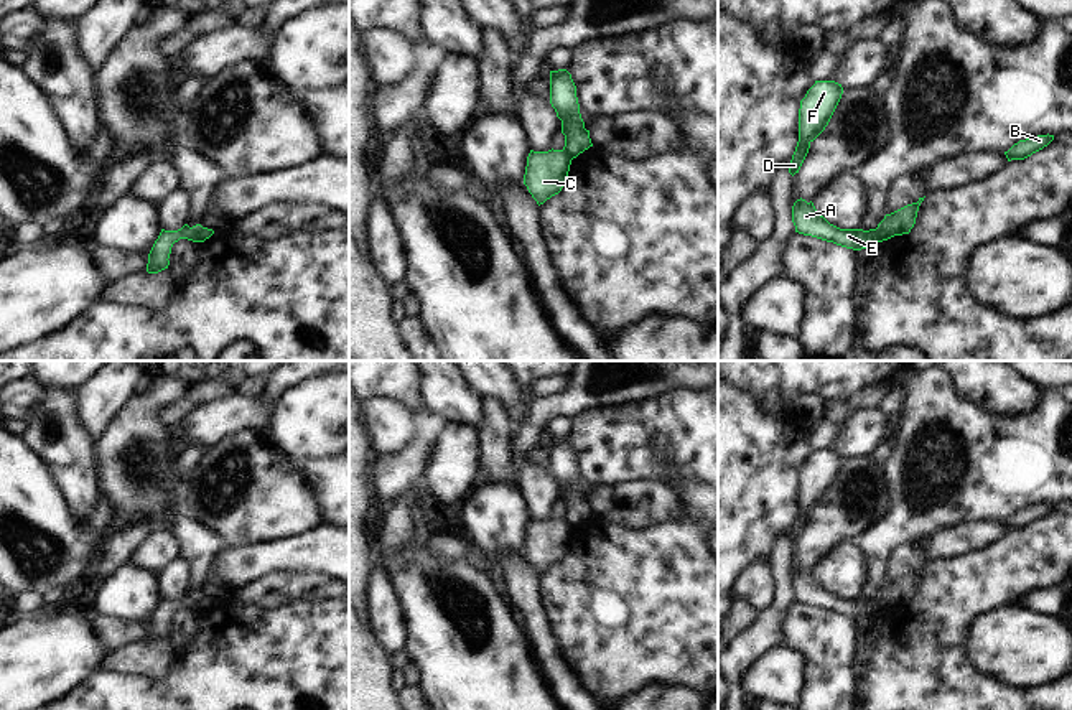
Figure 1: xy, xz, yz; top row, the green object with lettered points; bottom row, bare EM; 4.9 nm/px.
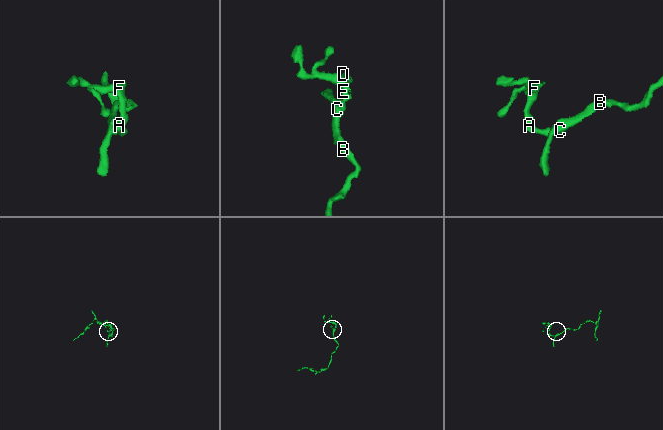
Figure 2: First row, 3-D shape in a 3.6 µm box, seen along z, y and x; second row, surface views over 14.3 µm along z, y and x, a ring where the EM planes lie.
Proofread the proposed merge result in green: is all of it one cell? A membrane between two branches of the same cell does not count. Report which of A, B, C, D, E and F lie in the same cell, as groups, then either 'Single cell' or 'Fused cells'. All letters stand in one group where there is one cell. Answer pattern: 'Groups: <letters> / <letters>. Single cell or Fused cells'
Groups: A D E F / B C. Fused cells

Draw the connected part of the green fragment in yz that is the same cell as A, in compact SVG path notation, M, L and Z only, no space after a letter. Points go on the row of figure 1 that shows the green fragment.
M802 198L792 206L792 222L799 234L812 236L853 250L868 249L879 242L878 227L869 231L840 229L820 216L812 201L807 203Z

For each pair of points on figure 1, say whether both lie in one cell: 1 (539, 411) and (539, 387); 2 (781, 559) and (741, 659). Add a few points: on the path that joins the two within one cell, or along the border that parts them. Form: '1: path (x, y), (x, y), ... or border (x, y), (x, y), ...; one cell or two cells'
1: border (568, 379), (557, 392), (532, 397); two cells
2: path (781, 583), (781, 603), (761, 635); one cell

